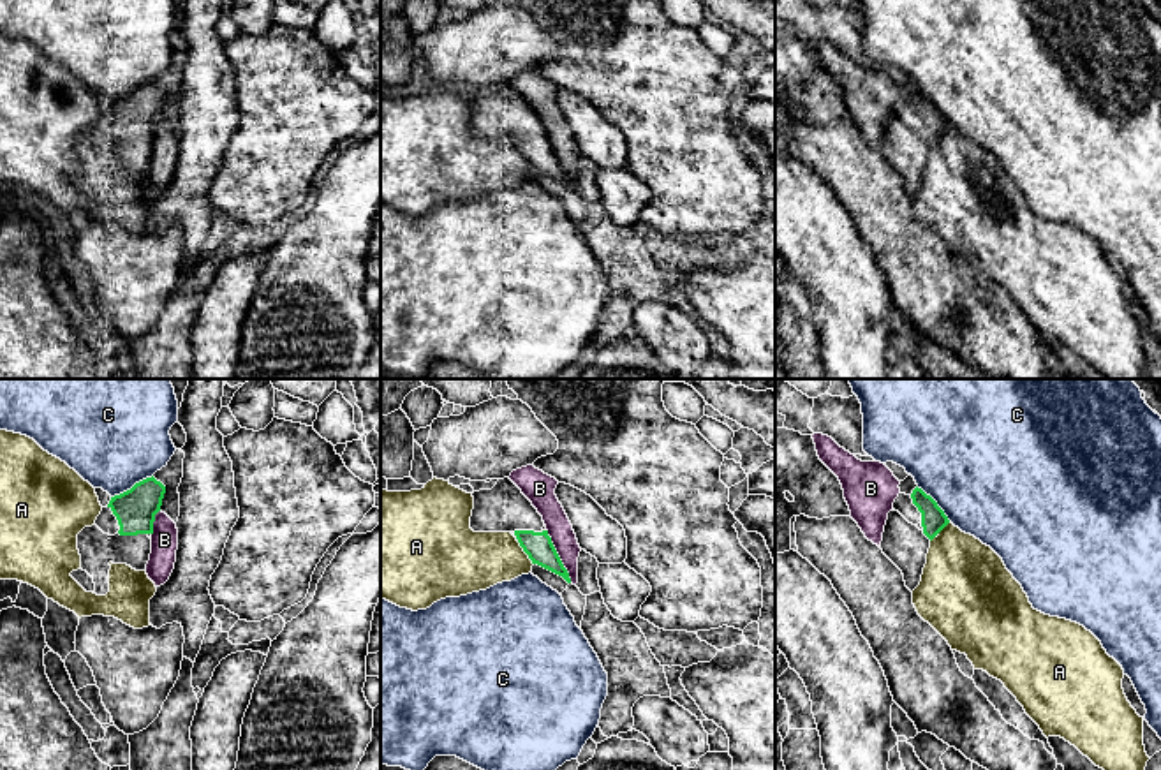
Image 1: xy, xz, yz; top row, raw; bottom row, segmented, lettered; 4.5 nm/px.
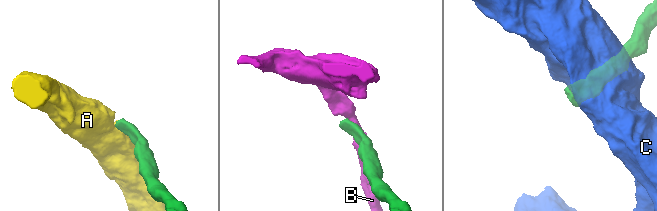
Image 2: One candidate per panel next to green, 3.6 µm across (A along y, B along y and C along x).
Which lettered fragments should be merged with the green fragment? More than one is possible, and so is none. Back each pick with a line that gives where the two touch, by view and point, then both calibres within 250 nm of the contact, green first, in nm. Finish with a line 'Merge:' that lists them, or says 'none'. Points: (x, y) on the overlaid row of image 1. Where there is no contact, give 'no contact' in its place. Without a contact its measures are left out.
Merge: none

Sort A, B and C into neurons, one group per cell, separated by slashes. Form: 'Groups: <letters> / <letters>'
Groups: A / B / C

